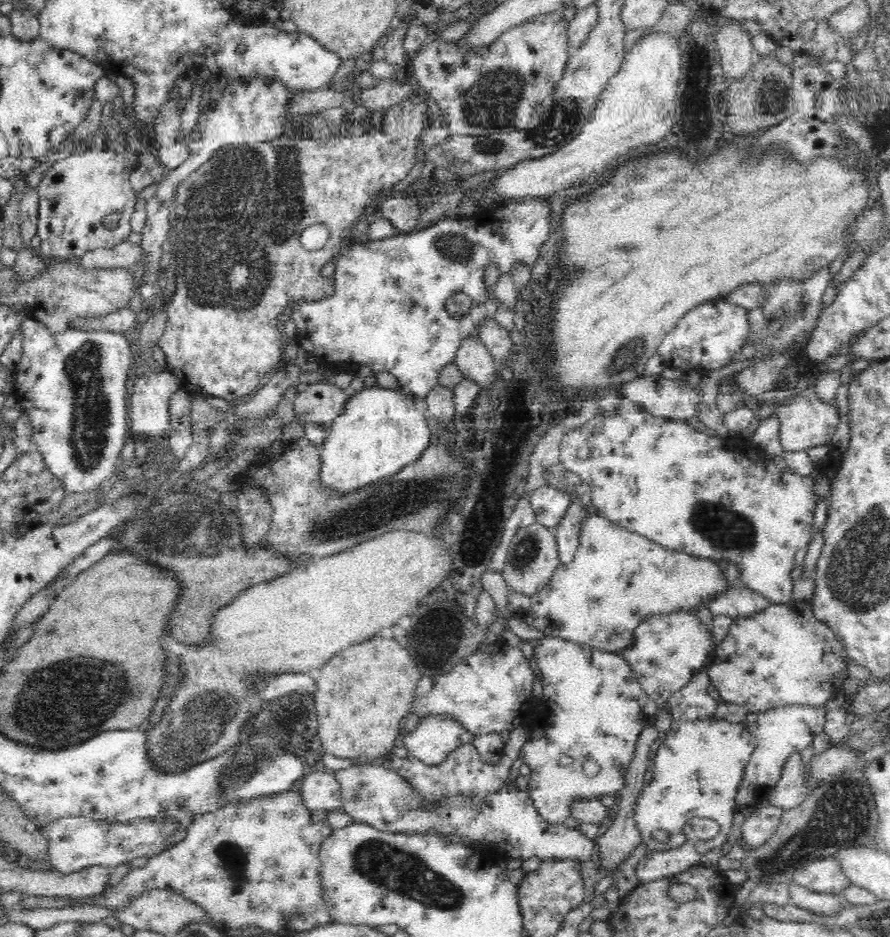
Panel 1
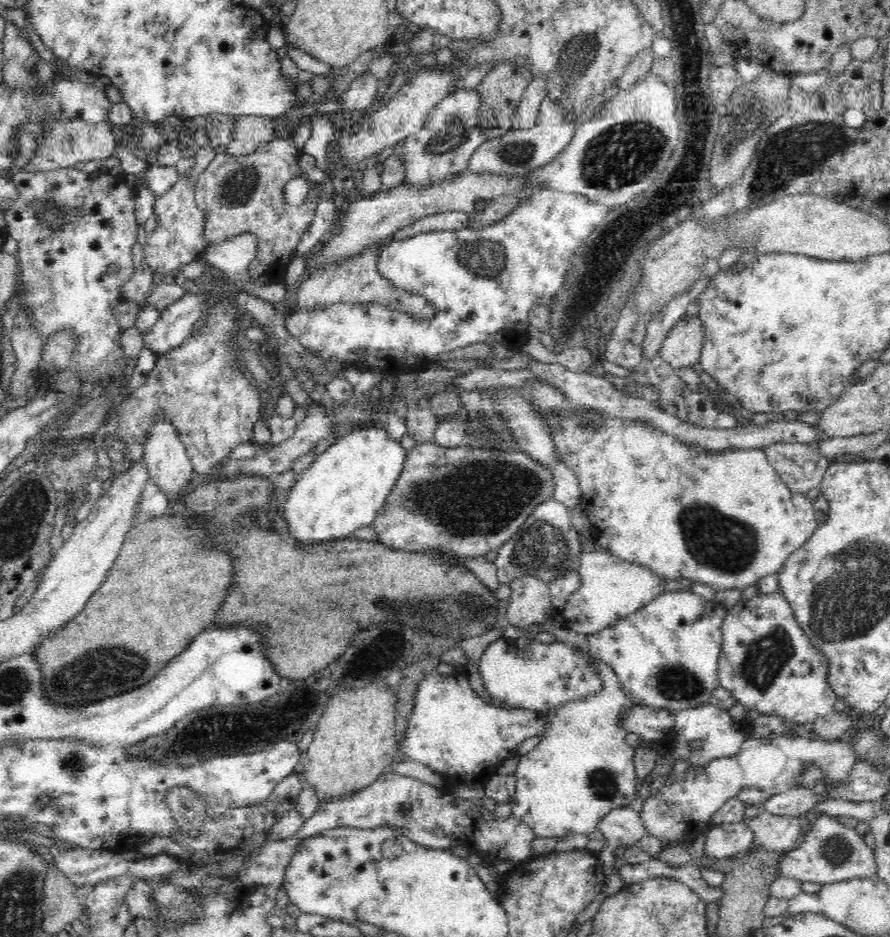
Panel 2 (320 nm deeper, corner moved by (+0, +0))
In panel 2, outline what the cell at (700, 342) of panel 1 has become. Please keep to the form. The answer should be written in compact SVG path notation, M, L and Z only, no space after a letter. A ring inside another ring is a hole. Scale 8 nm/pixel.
M685 314L666 335L659 356L676 371L692 368L700 363L706 340L704 321L698 315Z

